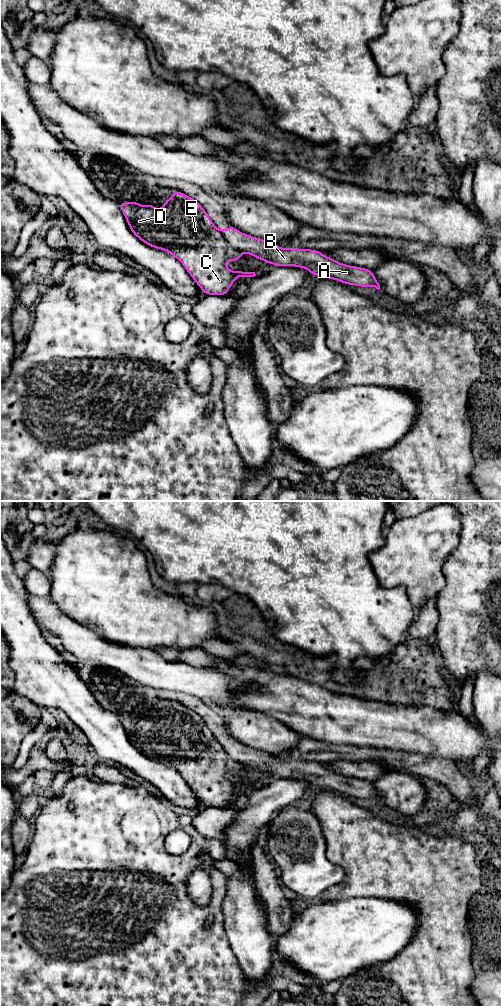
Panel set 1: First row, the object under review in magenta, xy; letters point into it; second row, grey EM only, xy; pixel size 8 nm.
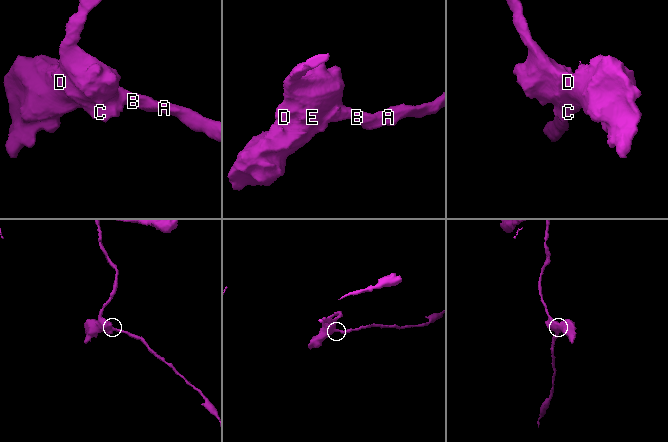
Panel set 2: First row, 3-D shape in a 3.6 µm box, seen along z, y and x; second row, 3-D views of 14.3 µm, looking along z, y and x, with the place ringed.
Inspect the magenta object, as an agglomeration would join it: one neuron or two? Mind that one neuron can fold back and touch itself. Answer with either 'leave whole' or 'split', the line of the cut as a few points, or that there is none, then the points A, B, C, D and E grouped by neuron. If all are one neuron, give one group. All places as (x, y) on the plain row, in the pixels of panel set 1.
split | xy (220, 743), (233, 760), (242, 763) | A B / C D E

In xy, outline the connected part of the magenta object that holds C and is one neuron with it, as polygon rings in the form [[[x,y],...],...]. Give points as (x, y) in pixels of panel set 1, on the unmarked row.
[[[175,702],[160,721],[152,716],[141,718],[137,713],[121,714],[119,717],[132,745],[146,757],[165,762],[178,771],[204,806],[224,808],[236,790],[256,788],[255,784],[232,783],[226,778],[228,773],[241,771],[242,763],[235,762],[229,757],[204,720],[194,710]]]

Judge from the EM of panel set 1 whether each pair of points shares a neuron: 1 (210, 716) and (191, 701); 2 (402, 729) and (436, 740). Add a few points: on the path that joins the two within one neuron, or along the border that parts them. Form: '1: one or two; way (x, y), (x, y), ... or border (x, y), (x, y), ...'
1: one; way (205, 711), (196, 704)
2: one; way (410, 729), (426, 730), (428, 732)

